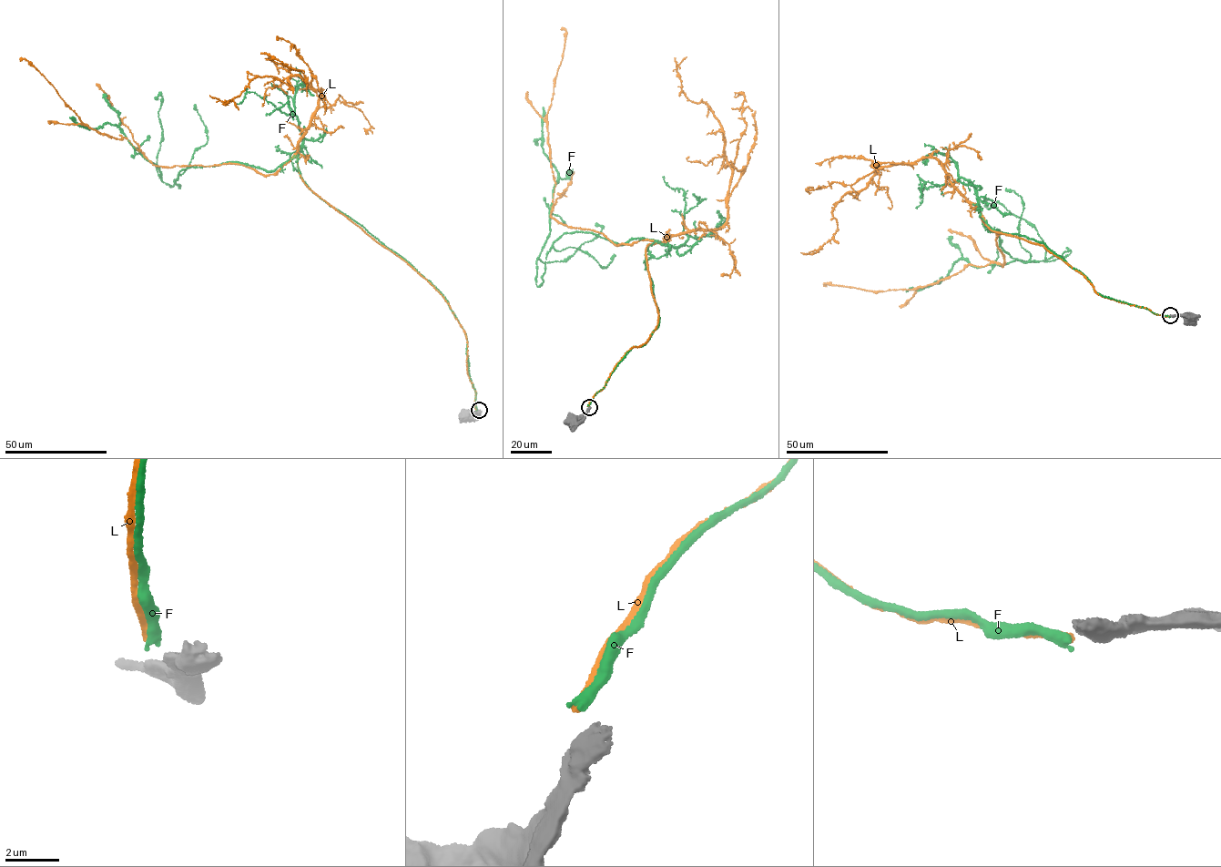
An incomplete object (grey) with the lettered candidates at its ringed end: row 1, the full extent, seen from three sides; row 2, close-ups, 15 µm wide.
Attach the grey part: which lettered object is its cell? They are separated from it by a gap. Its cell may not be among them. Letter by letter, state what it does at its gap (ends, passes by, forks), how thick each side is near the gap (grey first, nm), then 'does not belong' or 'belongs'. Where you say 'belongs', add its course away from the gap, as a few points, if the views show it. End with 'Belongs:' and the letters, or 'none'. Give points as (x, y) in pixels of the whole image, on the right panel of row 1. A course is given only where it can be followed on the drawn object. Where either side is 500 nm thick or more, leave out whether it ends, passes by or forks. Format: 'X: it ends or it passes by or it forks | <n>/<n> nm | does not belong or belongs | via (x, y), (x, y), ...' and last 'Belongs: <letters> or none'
F: it ends | 440/380 nm | does not belong
L: it ends | 440/280 nm | does not belong
Belongs: none

